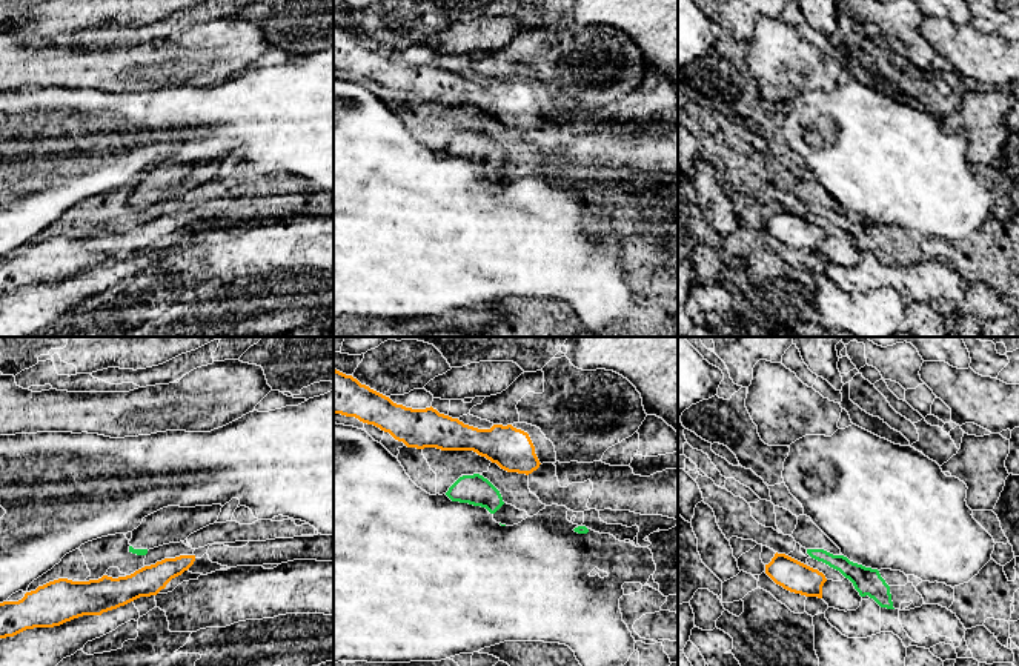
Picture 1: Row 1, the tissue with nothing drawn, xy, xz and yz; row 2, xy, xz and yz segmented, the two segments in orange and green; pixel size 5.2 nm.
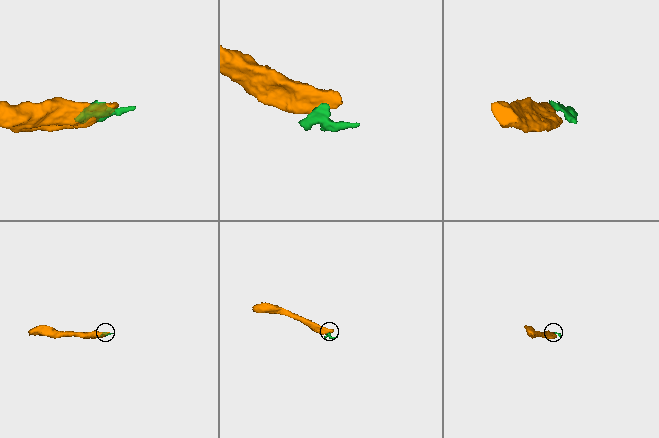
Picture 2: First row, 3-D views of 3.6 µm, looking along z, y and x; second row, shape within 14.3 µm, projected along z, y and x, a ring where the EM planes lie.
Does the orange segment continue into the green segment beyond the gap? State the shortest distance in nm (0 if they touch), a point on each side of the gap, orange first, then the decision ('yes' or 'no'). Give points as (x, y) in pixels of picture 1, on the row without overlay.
50 nm apart; from orange across yz (816, 225), (818, 216); no

